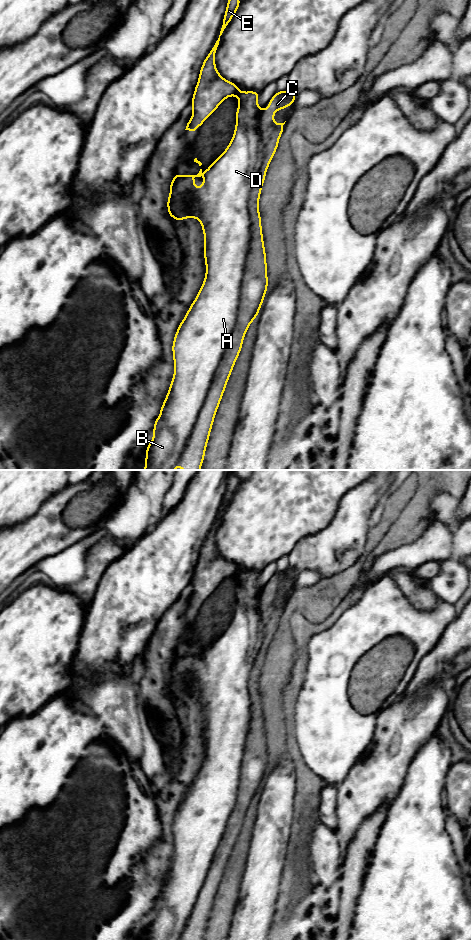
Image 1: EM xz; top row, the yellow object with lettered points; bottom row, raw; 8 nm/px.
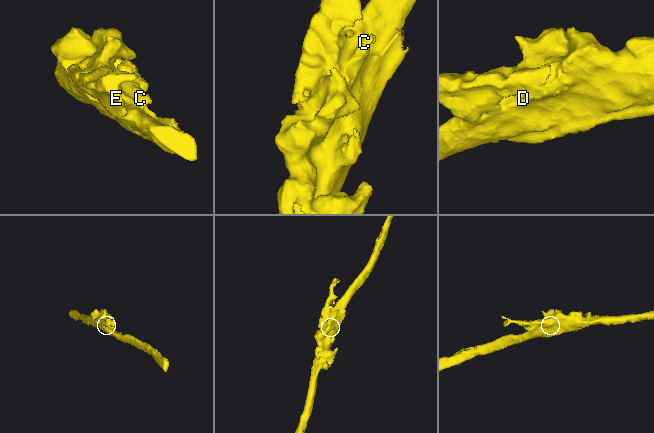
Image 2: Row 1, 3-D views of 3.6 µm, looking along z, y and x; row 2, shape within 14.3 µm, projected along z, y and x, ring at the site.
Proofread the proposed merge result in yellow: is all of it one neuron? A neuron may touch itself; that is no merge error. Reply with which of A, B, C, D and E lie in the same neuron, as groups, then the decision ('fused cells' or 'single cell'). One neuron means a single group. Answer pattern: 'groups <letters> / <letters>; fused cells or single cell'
groups A B D E / C; fused cells

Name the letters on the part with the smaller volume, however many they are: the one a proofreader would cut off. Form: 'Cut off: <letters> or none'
Cut off: C

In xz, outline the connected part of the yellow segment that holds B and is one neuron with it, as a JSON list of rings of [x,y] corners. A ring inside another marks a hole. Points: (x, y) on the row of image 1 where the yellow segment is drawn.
[[[241,0],[227,2],[217,39],[200,69],[191,100],[193,113],[185,129],[195,131],[226,98],[237,96],[239,105],[236,109],[234,135],[224,152],[204,173],[202,169],[197,175],[174,173],[169,186],[167,200],[169,217],[175,218],[178,222],[185,218],[196,218],[200,221],[204,233],[203,256],[206,272],[202,286],[174,336],[172,344],[174,374],[160,408],[159,417],[154,421],[153,438],[146,447],[144,470],[174,470],[177,466],[235,326],[240,285],[250,246],[251,220],[248,200],[264,157],[263,143],[258,130],[259,115],[264,111],[257,103],[260,92],[240,91],[237,84],[219,74],[215,64],[215,55],[222,36],[240,3]],[[202,175],[204,182],[196,188],[194,178]]]

